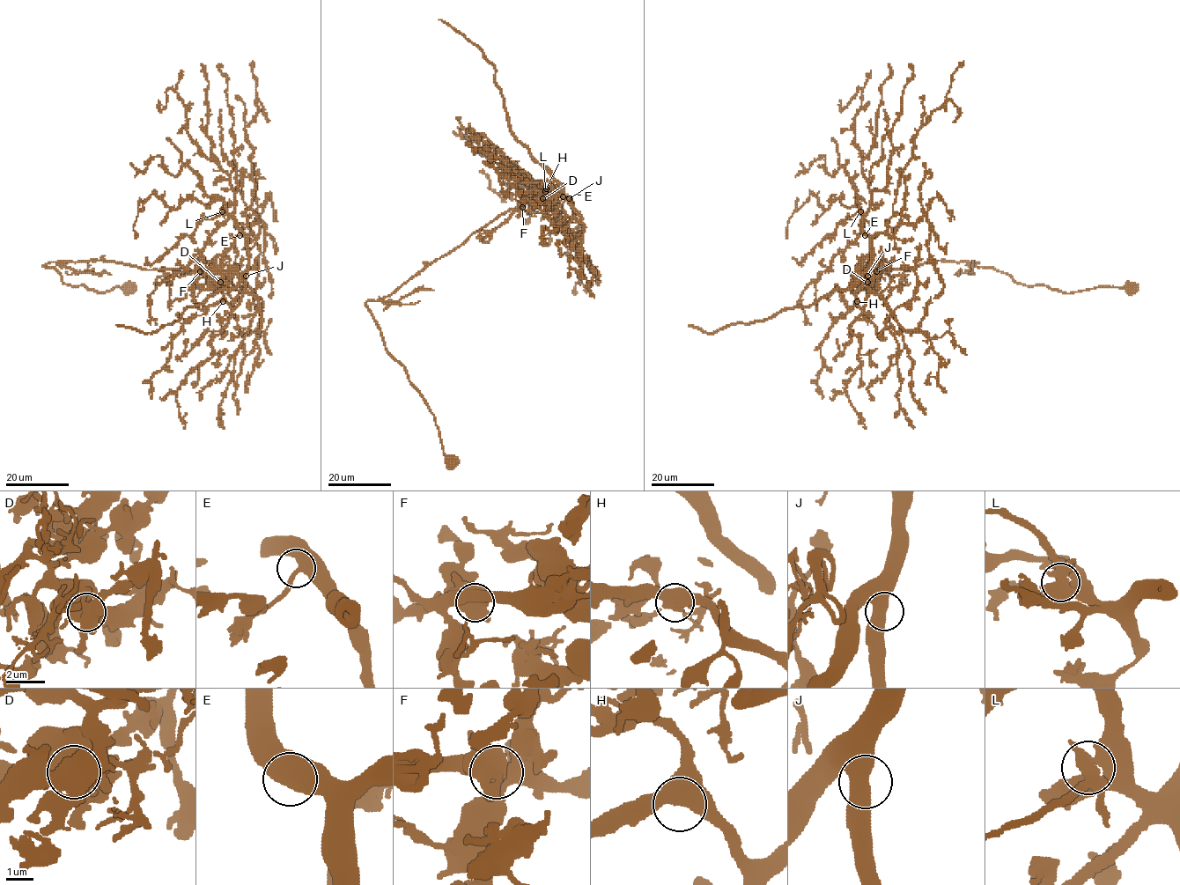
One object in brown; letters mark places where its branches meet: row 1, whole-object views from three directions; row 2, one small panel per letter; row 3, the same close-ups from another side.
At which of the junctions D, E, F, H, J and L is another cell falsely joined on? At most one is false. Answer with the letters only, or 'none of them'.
D

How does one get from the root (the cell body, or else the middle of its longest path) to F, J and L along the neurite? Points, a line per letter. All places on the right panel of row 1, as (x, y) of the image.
F: (1130, 289), (1060, 292), (1023, 285), (968, 261), (876, 271)
J: (1130, 289), (1060, 292), (1023, 285), (968, 261), (879, 267), (854, 277), (867, 276)
L: (1130, 289), (1060, 292), (1023, 285), (968, 261), (879, 267), (854, 277), (871, 259), (860, 211)

